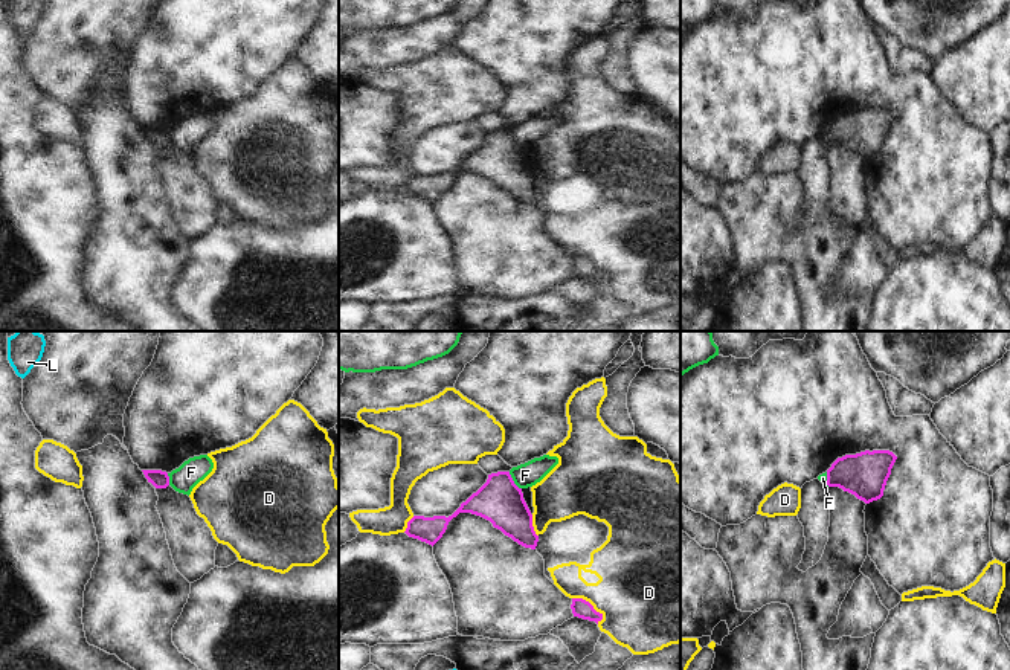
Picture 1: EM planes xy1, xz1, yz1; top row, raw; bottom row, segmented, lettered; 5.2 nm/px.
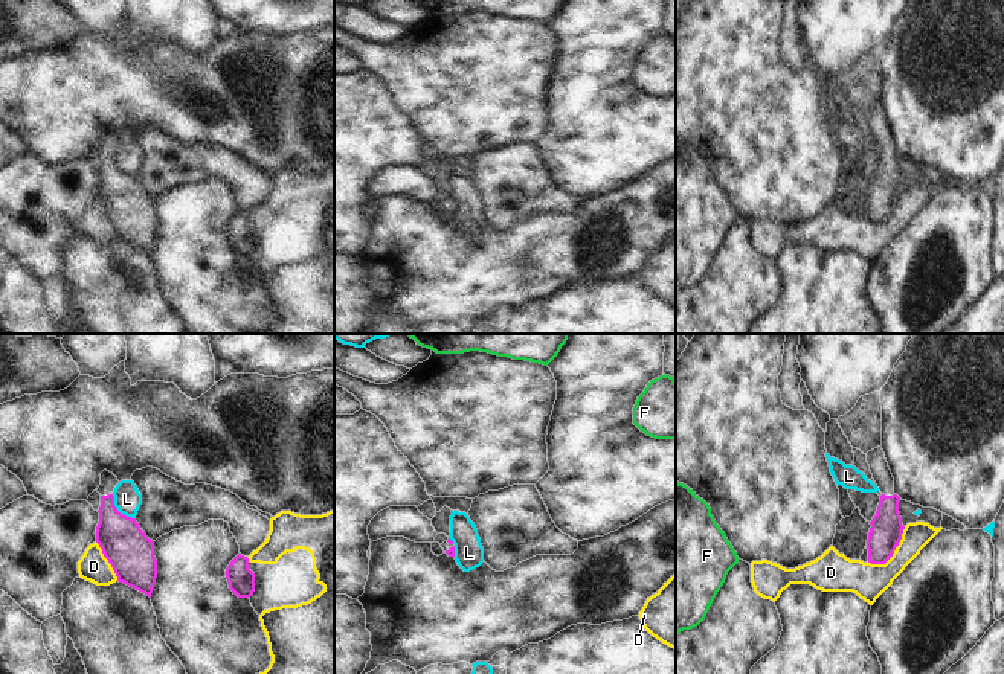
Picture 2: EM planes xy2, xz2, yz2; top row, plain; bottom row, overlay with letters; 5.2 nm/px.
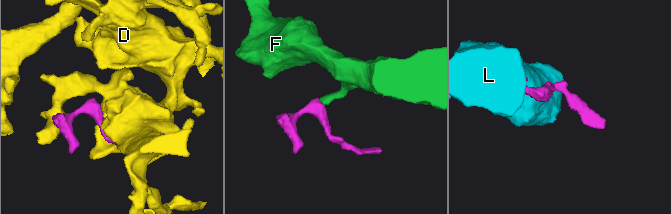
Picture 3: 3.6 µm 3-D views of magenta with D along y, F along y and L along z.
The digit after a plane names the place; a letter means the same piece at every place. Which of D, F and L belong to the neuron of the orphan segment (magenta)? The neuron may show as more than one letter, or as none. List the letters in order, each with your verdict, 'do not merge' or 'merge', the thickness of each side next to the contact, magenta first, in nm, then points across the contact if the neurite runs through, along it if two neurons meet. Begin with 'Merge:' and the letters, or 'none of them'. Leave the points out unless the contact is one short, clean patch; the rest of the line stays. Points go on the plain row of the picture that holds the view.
Merge: none of them
D: do not merge | 170/190 nm
F: do not merge | 240/130 nm | along xz1 (508, 130), (521, 147)
L: do not merge | 240/140 nm

